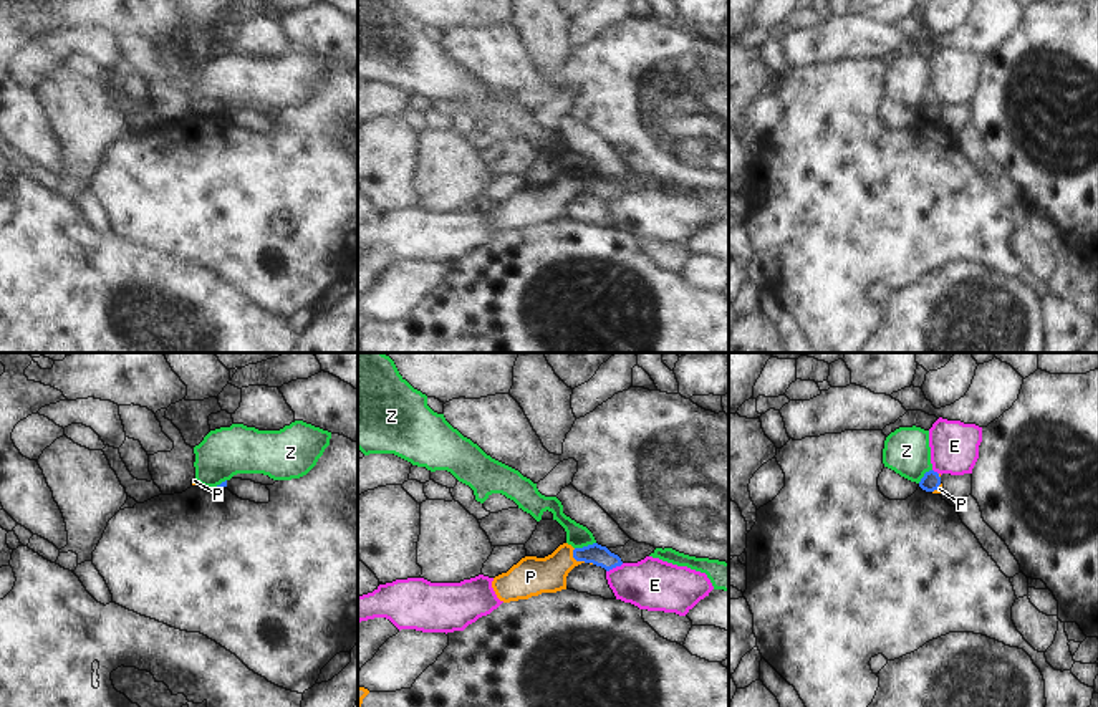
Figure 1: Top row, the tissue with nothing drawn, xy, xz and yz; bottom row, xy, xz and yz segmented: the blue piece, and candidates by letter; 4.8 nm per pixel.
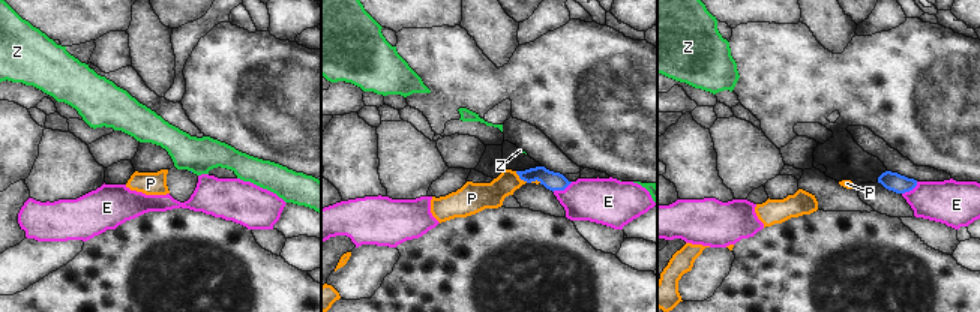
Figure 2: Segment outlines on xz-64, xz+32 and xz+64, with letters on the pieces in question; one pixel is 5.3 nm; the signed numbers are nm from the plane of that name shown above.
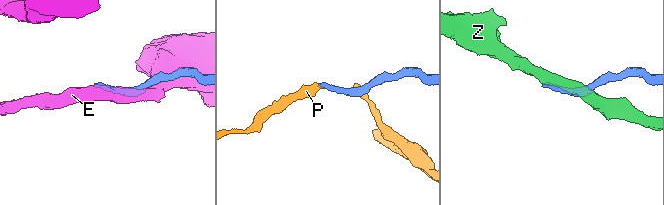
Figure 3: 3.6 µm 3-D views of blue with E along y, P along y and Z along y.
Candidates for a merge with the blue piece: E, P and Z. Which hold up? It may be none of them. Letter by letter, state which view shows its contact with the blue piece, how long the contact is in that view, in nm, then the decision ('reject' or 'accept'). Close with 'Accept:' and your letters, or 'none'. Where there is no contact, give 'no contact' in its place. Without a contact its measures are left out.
E: contact in xz; length 100 nm; reject
P: contact in xz; length 90 nm; accept
Z: contact in xz; length 110 nm; reject
Accept: P

